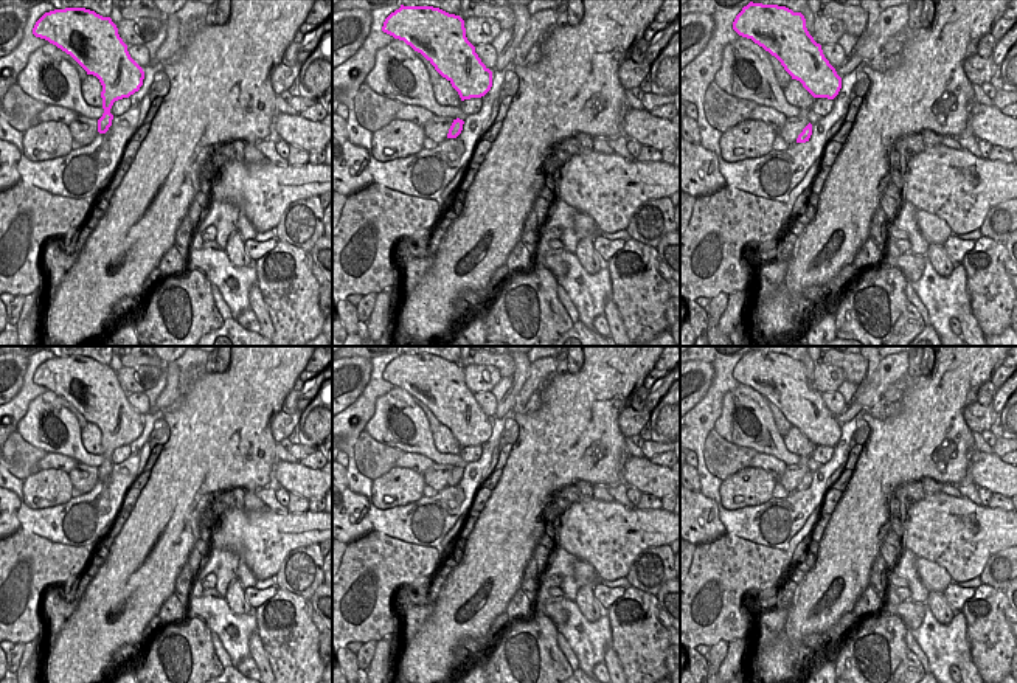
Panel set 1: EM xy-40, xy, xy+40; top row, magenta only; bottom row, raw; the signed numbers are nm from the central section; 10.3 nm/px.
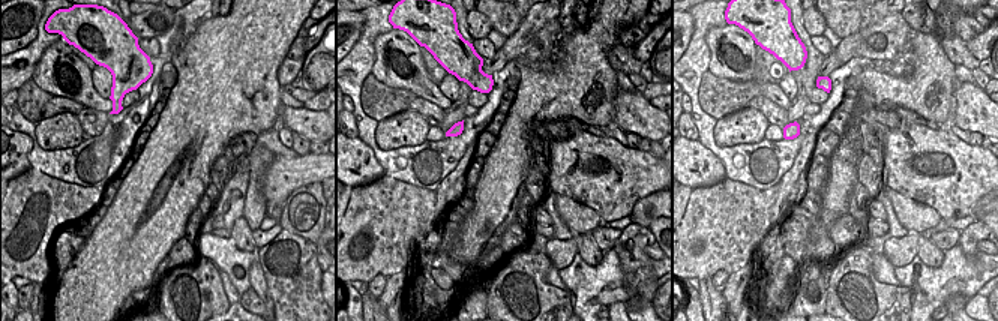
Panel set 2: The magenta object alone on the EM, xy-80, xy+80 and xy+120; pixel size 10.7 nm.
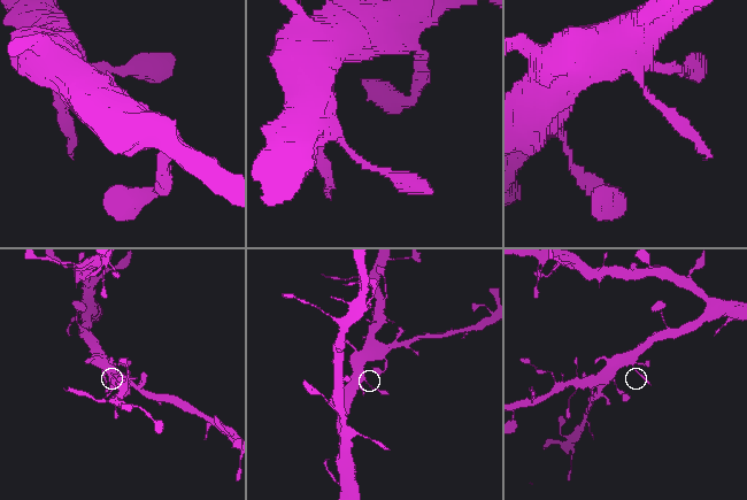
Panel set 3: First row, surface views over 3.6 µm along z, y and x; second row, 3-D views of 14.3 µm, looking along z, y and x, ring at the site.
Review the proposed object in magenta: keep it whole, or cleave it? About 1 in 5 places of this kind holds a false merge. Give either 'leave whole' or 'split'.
leave whole

